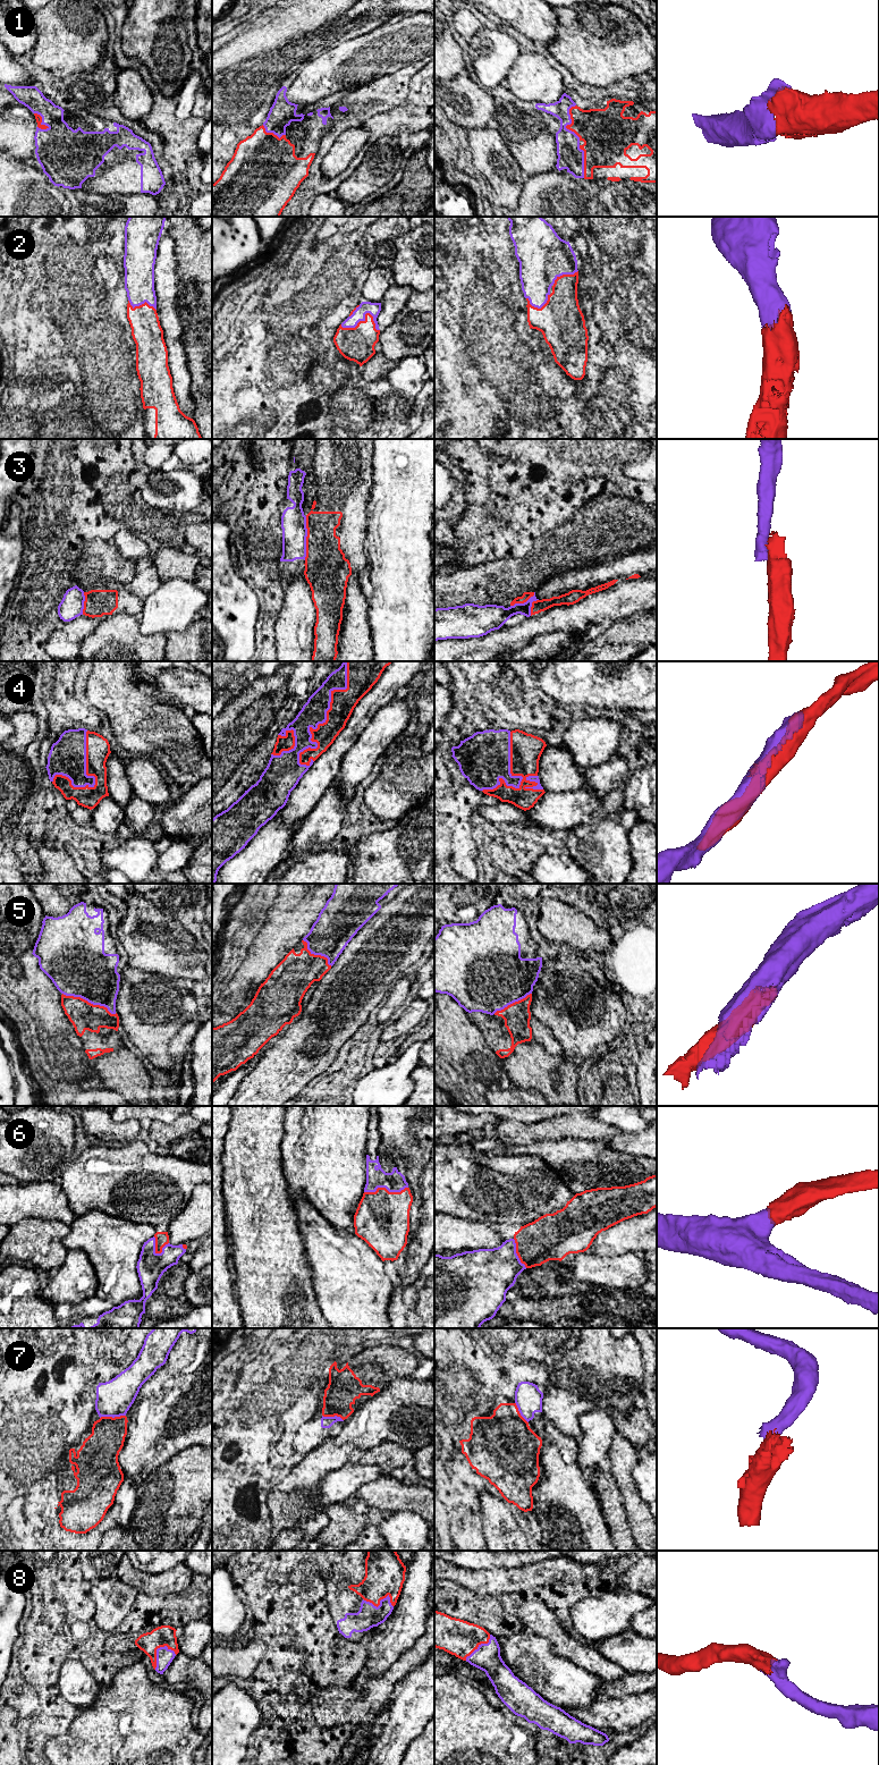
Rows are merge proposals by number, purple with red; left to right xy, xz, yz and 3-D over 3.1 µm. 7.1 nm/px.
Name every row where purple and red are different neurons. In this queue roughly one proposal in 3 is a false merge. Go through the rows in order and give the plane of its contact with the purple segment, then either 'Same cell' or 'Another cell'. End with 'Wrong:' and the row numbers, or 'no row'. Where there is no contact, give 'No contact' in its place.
1: Touches purple in yz. Same cell
2: Touches purple in xz. Same cell
3: Touches purple in xz. Another cell
4: Touches purple in xz. Same cell
5: Touches purple in xy. Another cell
6: Touches purple in xz. Same cell
7: Touches purple in xy. Another cell
8: Touches purple in xy. Same cell
Wrong: 3, 5, 7

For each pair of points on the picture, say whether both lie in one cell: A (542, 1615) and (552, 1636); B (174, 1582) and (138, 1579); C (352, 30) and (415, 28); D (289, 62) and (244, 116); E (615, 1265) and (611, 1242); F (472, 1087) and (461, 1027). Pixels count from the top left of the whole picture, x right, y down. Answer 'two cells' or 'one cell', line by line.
A: one cell
B: one cell
C: two cells
D: one cell
E: two cells
F: one cell

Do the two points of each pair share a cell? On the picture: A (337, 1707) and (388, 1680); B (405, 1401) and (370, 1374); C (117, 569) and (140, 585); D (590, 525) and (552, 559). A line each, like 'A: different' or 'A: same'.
A: same
B: different
C: different
D: same

